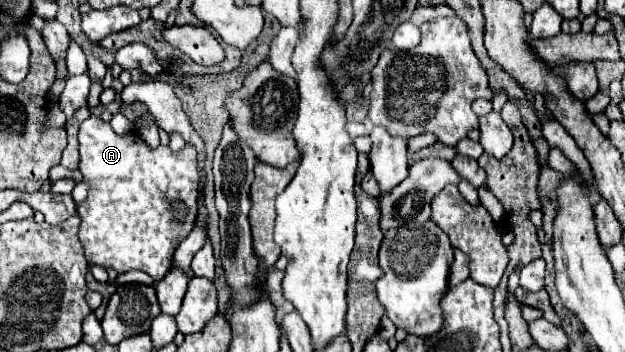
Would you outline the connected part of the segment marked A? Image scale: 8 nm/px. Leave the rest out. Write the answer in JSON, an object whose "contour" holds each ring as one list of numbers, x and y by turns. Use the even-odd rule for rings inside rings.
{"contour":[[90,115,80,125,80,173,88,185,88,199,78,207,80,217,80,241,90,265,114,267,118,273,132,269,148,273,154,281,160,281,172,267,172,257,178,243,192,231,198,215,198,153,190,143,182,151,172,151,166,145,150,149,140,133,118,135,110,123,98,115]]}

